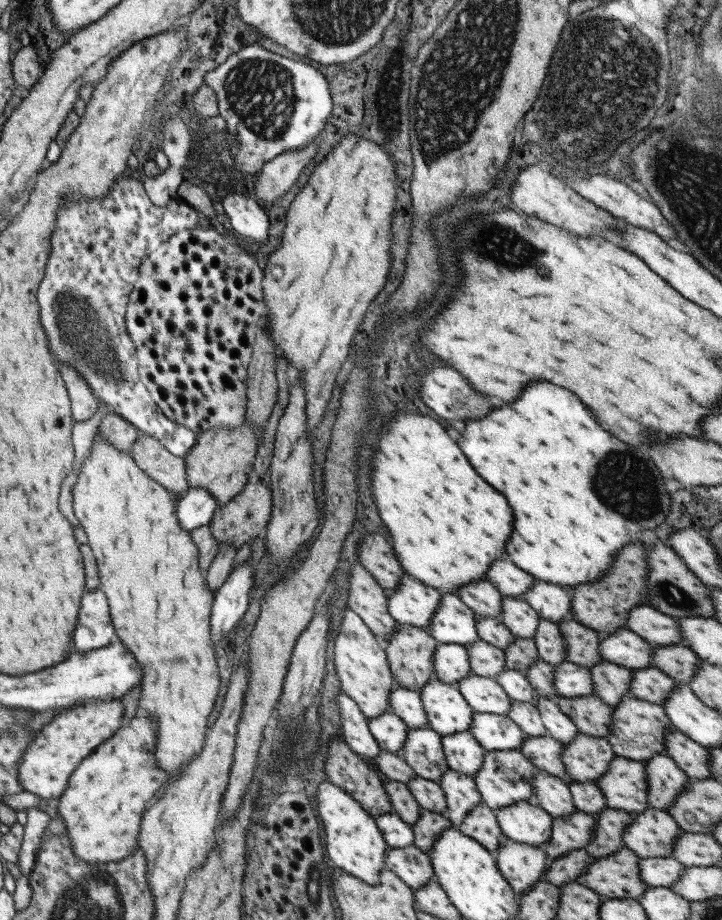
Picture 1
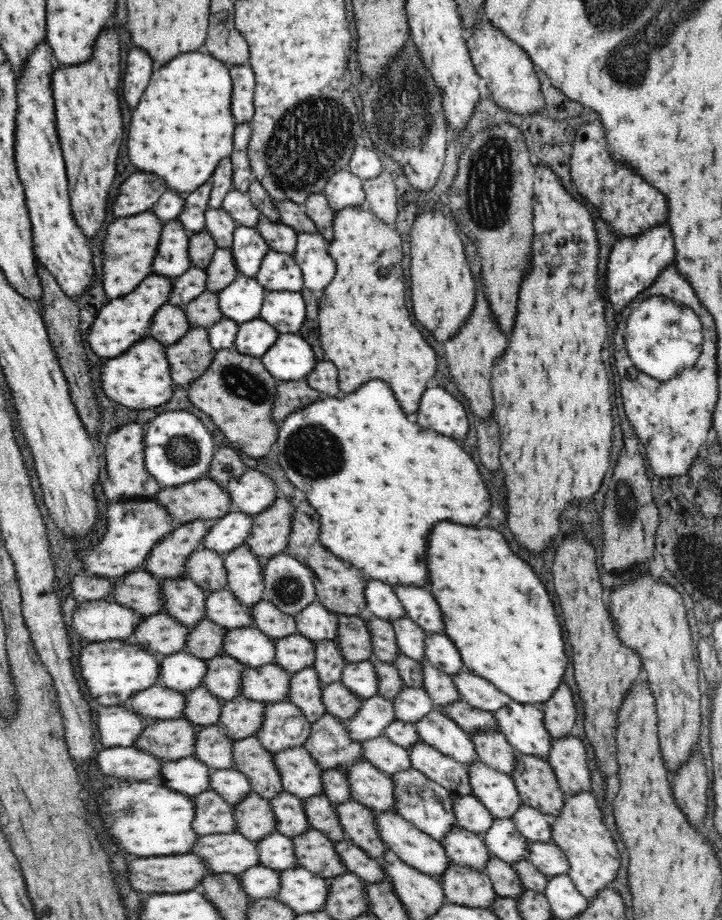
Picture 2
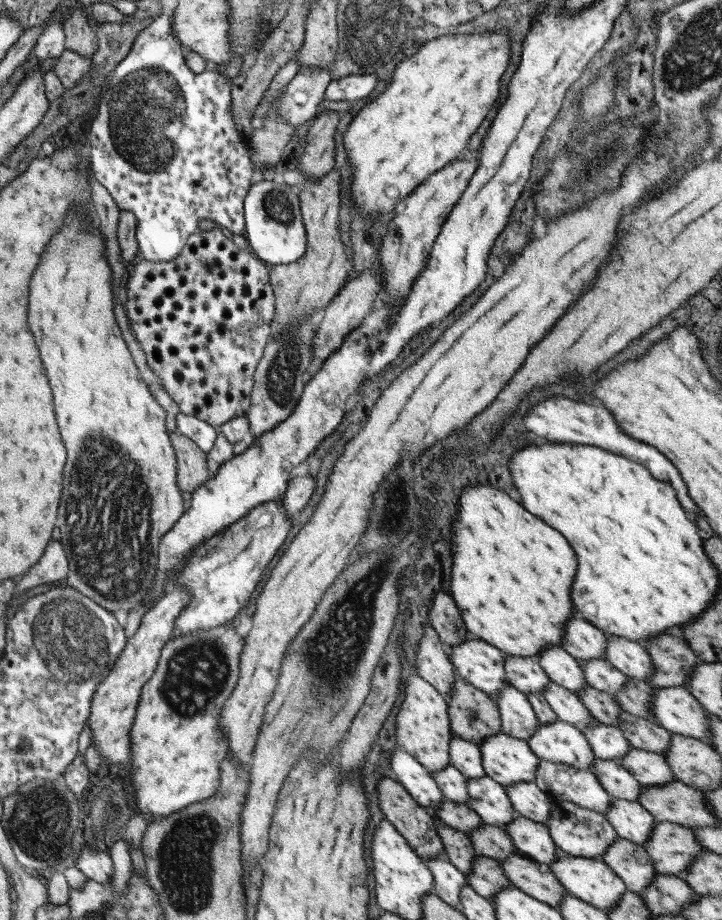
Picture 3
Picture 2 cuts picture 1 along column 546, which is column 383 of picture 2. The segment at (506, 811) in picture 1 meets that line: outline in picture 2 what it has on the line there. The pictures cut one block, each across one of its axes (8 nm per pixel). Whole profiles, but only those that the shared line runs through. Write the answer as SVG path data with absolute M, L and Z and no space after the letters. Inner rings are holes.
M374 811L378 835L385 847L394 852L396 856L405 862L406 865L412 866L415 870L422 872L436 880L440 878L453 866L454 862L446 855L442 843L438 843L432 837L424 834L419 828L416 828L409 820L398 816L393 812Z

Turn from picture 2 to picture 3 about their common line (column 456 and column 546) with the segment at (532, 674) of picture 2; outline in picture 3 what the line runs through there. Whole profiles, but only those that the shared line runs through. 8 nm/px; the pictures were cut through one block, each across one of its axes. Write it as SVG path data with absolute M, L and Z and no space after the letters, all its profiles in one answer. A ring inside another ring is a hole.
M470 486L460 494L459 514L453 522L450 595L458 605L470 633L506 655L534 657L548 647L564 643L566 623L576 614L571 601L571 586L576 574L576 554L568 540L540 518L534 518L516 500L496 488Z

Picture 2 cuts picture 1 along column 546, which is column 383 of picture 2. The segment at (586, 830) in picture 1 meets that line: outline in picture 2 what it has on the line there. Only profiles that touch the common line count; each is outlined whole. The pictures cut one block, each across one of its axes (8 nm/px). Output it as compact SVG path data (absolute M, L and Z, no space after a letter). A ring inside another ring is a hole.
M354 800L336 804L333 808L336 809L346 838L362 848L371 858L382 859L388 848L378 835L374 811Z

